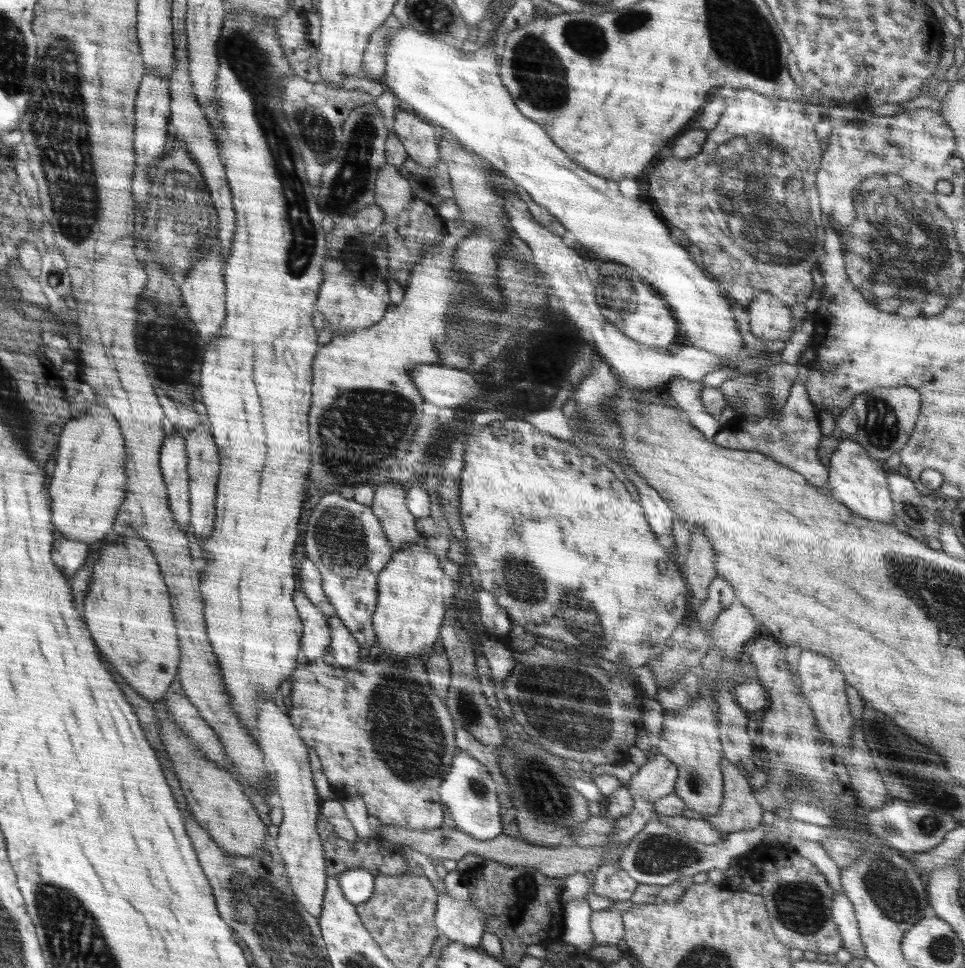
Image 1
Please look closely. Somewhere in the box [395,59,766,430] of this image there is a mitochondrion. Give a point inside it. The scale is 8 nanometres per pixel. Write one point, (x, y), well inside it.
(618, 291)

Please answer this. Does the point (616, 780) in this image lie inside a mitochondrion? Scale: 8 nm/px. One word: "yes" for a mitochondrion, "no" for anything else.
no

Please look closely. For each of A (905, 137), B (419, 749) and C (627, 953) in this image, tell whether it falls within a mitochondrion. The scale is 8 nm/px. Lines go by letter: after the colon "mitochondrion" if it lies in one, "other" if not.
A: other
B: mitochondrion
C: other

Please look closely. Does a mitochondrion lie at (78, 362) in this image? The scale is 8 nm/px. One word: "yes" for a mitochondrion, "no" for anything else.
no

